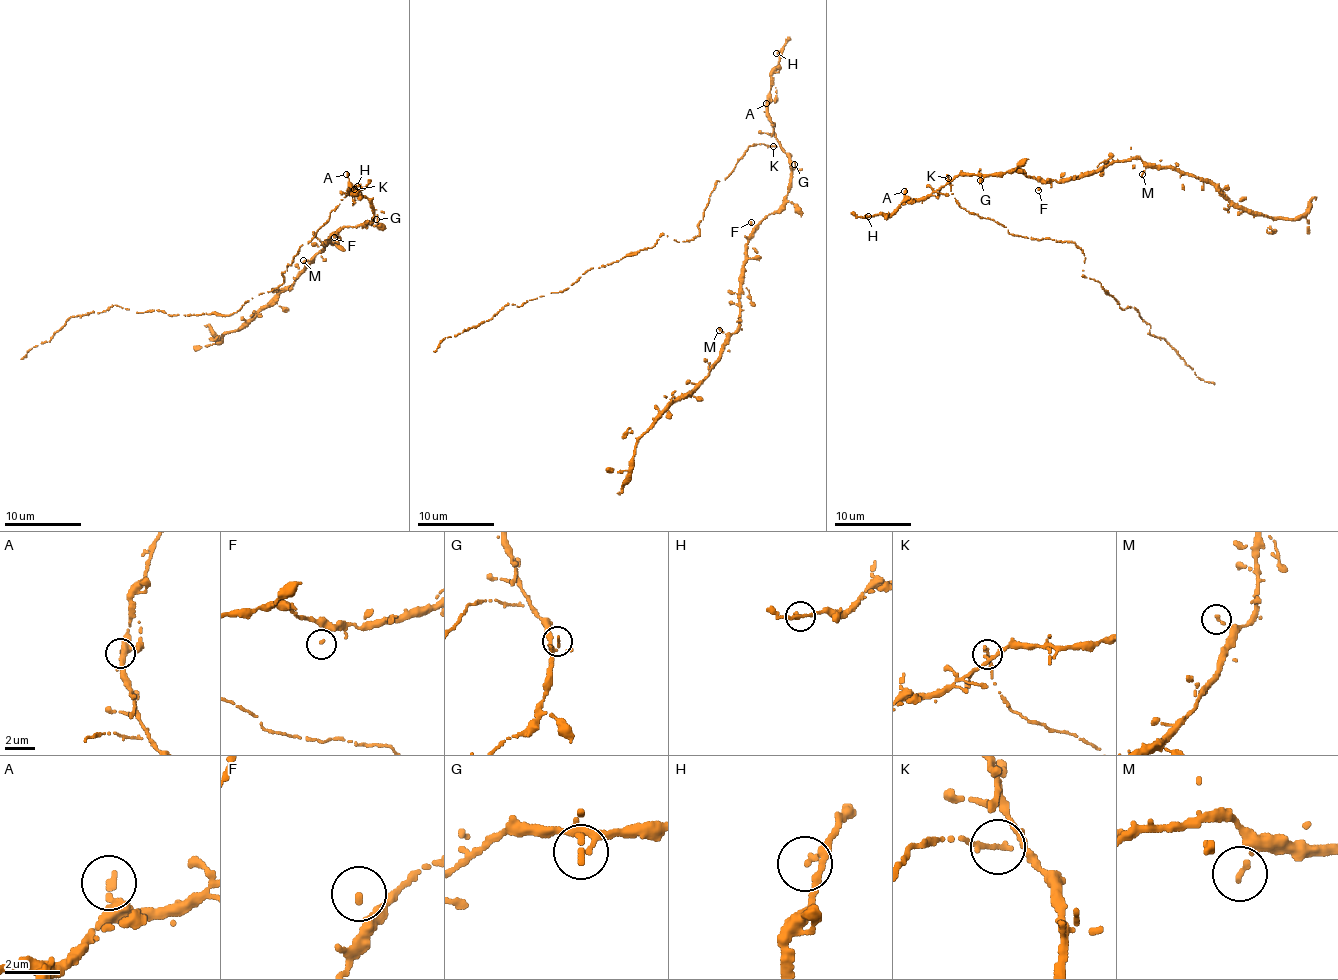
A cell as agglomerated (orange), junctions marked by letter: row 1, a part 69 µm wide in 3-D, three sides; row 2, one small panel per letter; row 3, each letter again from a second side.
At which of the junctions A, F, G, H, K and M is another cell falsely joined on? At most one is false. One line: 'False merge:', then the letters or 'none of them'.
False merge: K

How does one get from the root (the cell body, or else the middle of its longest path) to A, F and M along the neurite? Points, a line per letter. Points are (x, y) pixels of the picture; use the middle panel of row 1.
A: (760, 144), (775, 146), (779, 144), (767, 114), (766, 103)
F: (760, 144), (775, 146), (779, 142), (781, 144), (791, 165), (791, 187), (775, 210), (753, 227), (751, 222)
M: (760, 144), (781, 144), (791, 165), (791, 187), (745, 245), (738, 328), (729, 334), (719, 330)

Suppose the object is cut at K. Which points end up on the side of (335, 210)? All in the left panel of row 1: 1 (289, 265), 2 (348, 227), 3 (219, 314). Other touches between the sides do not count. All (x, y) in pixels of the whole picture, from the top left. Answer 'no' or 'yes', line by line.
1: yes
2: no
3: yes

